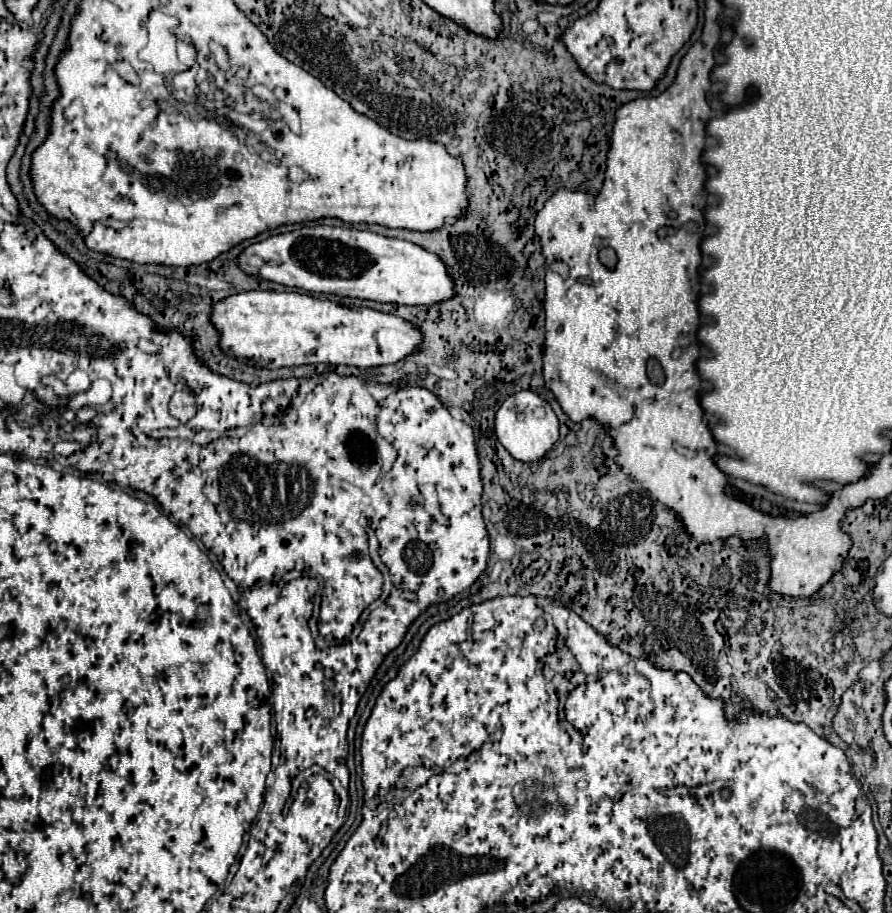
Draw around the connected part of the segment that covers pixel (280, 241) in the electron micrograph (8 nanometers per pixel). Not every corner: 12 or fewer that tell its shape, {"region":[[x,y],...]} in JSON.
{"region":[[302,227],[242,251],[244,273],[398,305],[456,295],[438,255]]}

